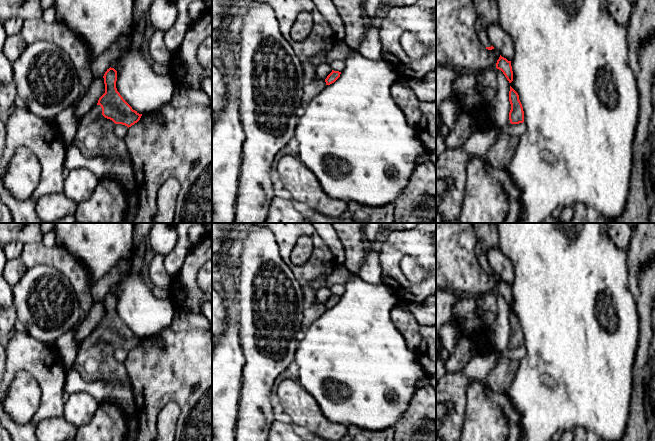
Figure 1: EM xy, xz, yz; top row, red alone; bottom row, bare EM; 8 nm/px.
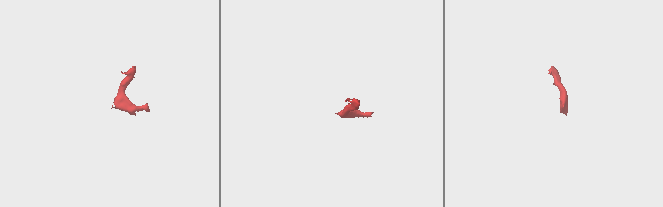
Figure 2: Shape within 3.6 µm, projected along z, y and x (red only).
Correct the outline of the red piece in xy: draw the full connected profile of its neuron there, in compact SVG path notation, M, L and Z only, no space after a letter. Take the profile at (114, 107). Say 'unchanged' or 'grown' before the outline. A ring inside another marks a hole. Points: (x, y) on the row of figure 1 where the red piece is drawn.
grown; M110 67L107 69L103 78L105 93L99 98L98 103L79 119L73 145L76 146L86 158L101 156L127 159L129 158L129 154L124 141L113 133L113 129L116 124L122 124L128 128L131 127L140 120L142 114L133 110L117 91L117 71L114 68Z

